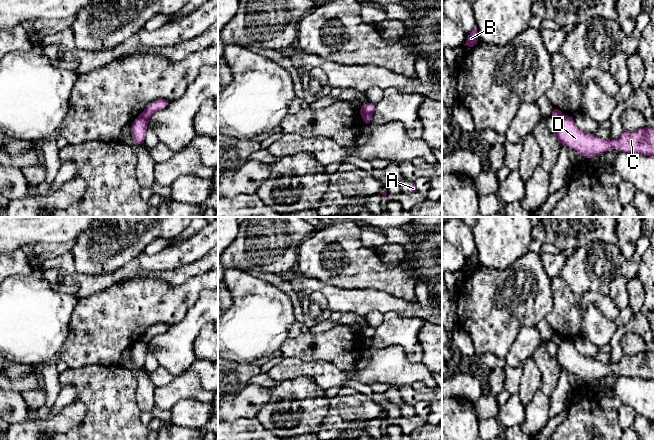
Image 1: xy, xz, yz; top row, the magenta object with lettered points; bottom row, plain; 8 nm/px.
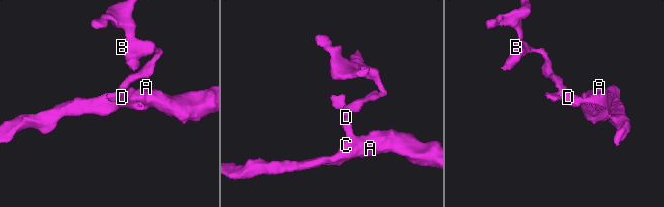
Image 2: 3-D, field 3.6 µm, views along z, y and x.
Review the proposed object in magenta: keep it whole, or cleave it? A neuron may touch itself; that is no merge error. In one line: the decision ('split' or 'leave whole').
split

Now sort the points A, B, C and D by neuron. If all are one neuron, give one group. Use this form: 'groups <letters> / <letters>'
groups A C D / B

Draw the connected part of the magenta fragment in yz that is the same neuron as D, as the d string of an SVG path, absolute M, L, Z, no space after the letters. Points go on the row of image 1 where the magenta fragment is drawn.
M564 115L558 121L558 129L553 135L561 145L568 145L588 160L610 149L654 157L654 129L649 126L636 131L624 131L616 140L602 139L592 133L582 132L573 116Z

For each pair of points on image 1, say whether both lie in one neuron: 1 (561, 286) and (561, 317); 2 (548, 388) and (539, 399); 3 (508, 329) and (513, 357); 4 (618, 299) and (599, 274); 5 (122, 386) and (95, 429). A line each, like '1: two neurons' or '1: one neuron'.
1: one neuron
2: two neurons
3: two neurons
4: two neurons
5: one neuron

